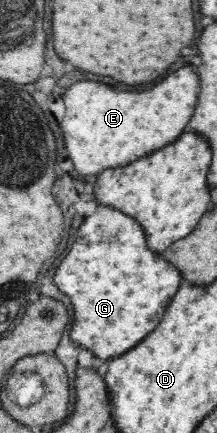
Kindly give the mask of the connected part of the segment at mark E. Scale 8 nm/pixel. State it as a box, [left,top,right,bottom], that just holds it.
[61,67,199,175]

